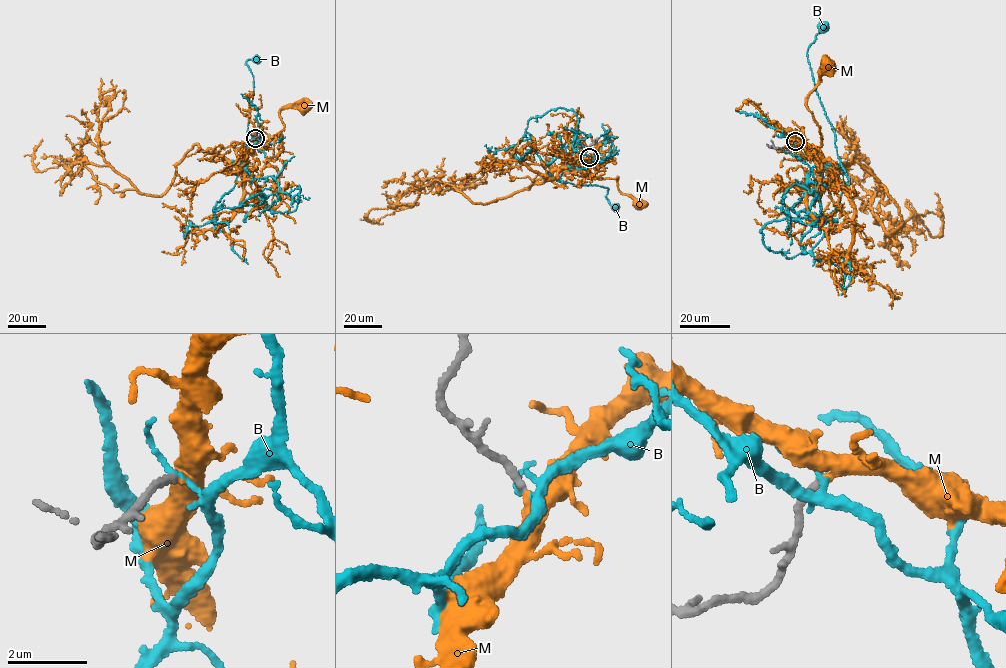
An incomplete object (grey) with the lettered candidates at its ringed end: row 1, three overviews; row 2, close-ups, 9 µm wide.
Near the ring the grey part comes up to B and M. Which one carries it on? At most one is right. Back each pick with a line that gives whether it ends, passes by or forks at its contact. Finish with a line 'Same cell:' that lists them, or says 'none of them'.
M: it passes by
Same cell: M

